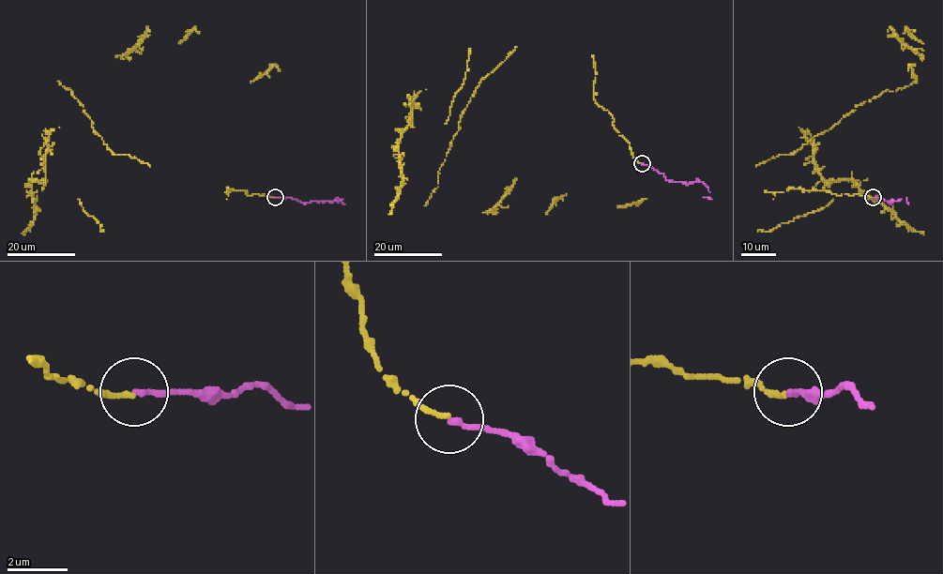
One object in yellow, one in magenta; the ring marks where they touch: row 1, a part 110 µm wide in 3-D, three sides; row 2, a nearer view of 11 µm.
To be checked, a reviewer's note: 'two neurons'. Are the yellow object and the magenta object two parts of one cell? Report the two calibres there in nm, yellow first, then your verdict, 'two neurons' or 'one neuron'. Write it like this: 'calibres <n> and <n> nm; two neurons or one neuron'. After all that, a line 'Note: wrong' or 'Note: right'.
calibres 160 and 200 nm; one neuron
Note: wrong

